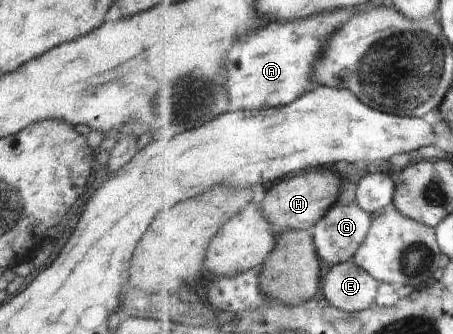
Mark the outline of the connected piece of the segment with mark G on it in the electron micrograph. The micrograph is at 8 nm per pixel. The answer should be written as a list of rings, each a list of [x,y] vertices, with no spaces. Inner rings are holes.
[[[334,206],[322,222],[310,230],[322,259],[336,265],[355,258],[374,226],[374,219],[361,206]]]

